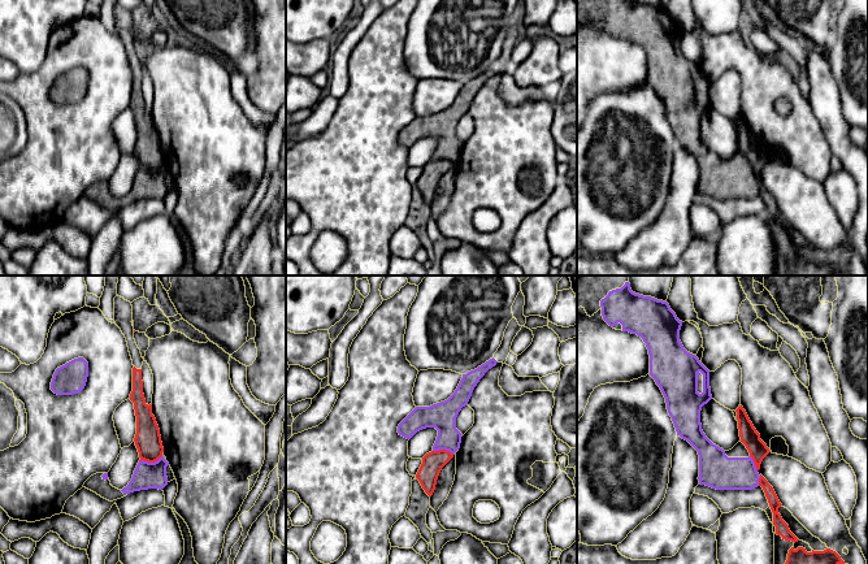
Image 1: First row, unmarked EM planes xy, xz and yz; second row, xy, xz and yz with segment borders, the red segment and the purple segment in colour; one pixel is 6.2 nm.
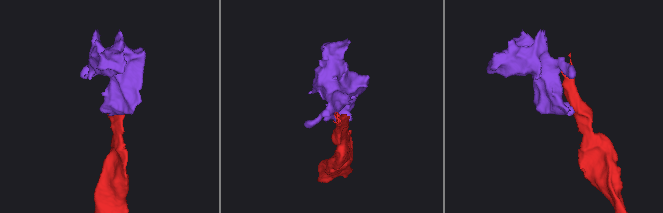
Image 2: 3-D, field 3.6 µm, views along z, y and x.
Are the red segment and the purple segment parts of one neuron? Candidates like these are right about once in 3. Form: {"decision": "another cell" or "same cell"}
{"decision": "another cell"}

